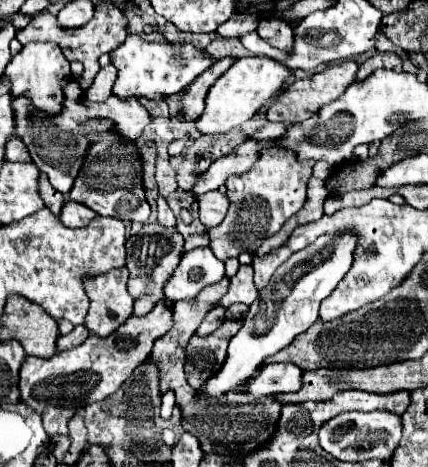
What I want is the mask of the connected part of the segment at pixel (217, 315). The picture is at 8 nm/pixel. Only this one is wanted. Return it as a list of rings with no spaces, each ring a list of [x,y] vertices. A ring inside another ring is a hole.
[[[216,307],[212,309],[204,318],[201,325],[196,331],[199,336],[206,336],[212,333],[214,330],[219,328],[222,322],[225,320],[223,318],[225,315],[225,310],[221,307]]]

